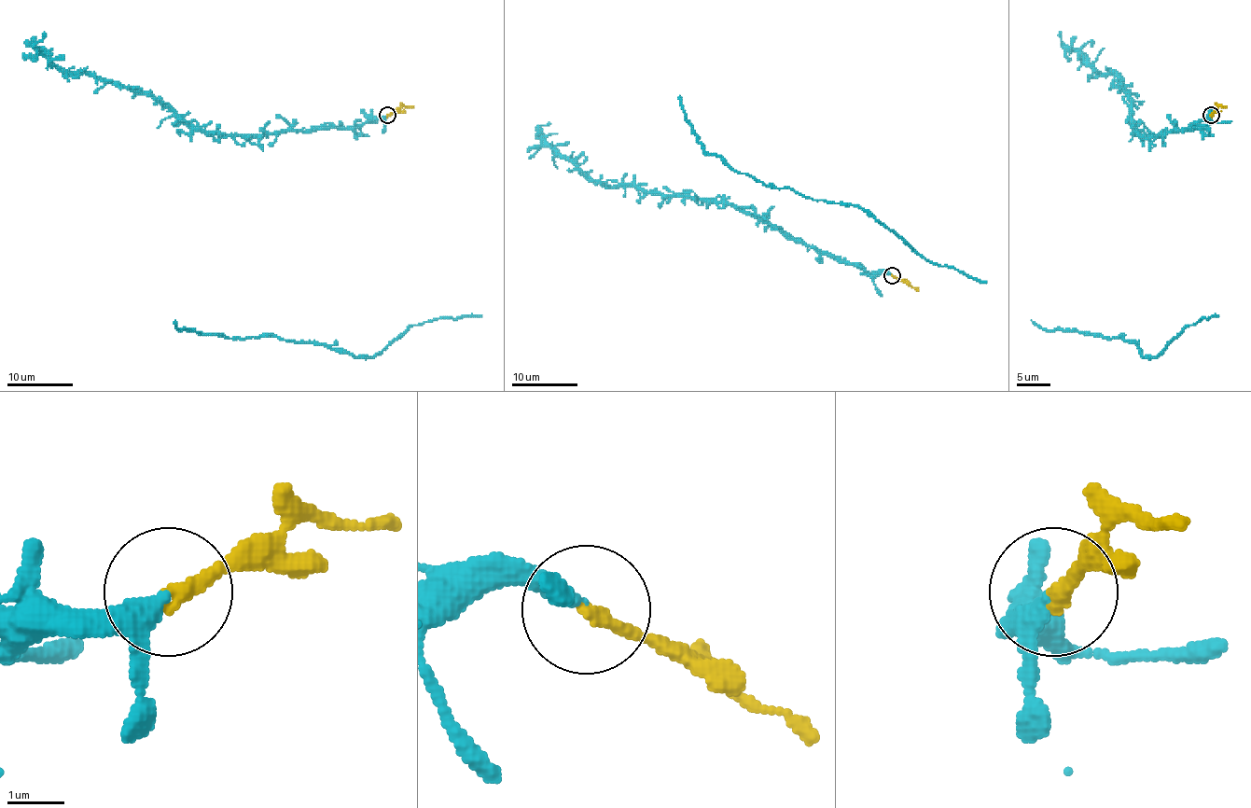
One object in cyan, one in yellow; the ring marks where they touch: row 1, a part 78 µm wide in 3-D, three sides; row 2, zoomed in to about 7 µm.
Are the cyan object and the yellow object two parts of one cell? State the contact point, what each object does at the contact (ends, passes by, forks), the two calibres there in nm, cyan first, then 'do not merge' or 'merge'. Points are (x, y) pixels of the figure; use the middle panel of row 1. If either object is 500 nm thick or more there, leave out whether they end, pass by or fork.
place (892, 275); cyan passes by; yellow ends; calibres 220 and 280 nm; merge

